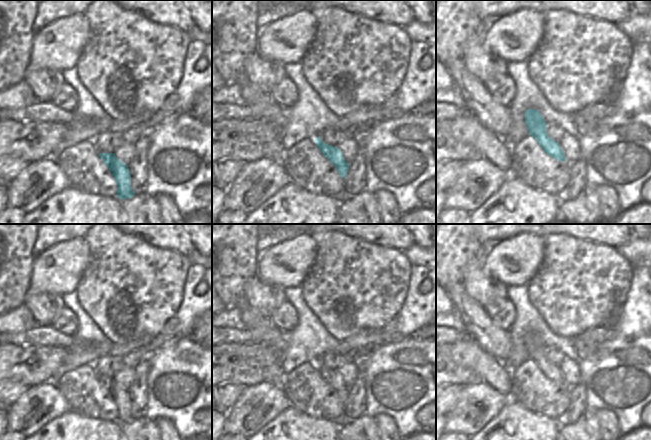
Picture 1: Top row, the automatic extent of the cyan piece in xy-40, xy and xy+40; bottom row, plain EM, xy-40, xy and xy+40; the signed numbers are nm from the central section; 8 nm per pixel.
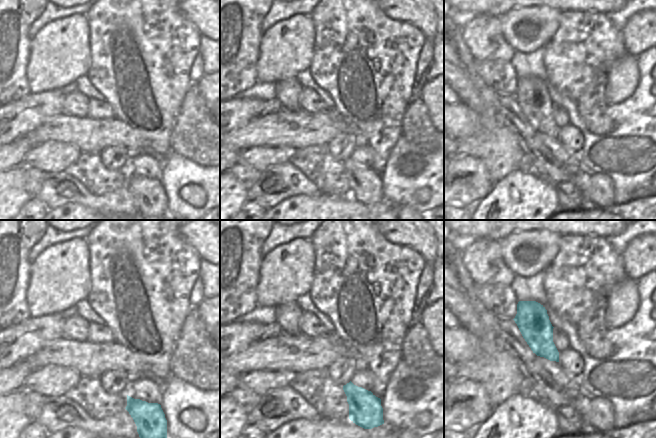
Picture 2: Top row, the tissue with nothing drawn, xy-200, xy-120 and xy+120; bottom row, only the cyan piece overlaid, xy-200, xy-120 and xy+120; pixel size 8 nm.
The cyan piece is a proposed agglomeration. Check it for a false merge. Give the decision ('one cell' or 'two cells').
one cell

